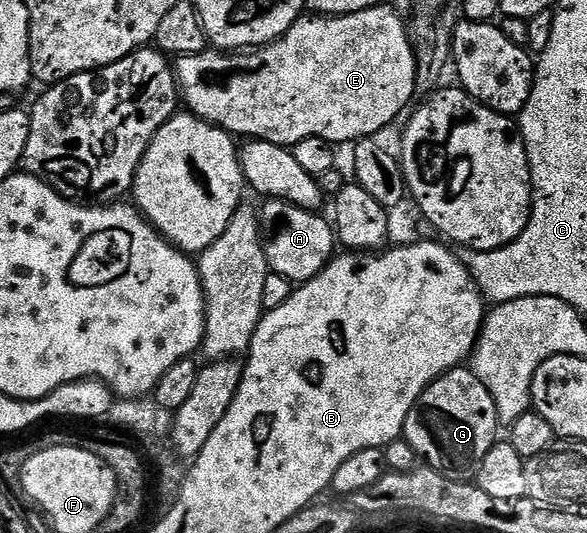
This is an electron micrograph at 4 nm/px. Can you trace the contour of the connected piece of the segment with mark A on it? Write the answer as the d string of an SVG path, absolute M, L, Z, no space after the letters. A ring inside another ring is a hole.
M267 199L261 205L262 239L266 246L266 260L270 271L288 278L295 285L306 284L320 274L336 255L334 225L318 212L309 212L287 200Z

